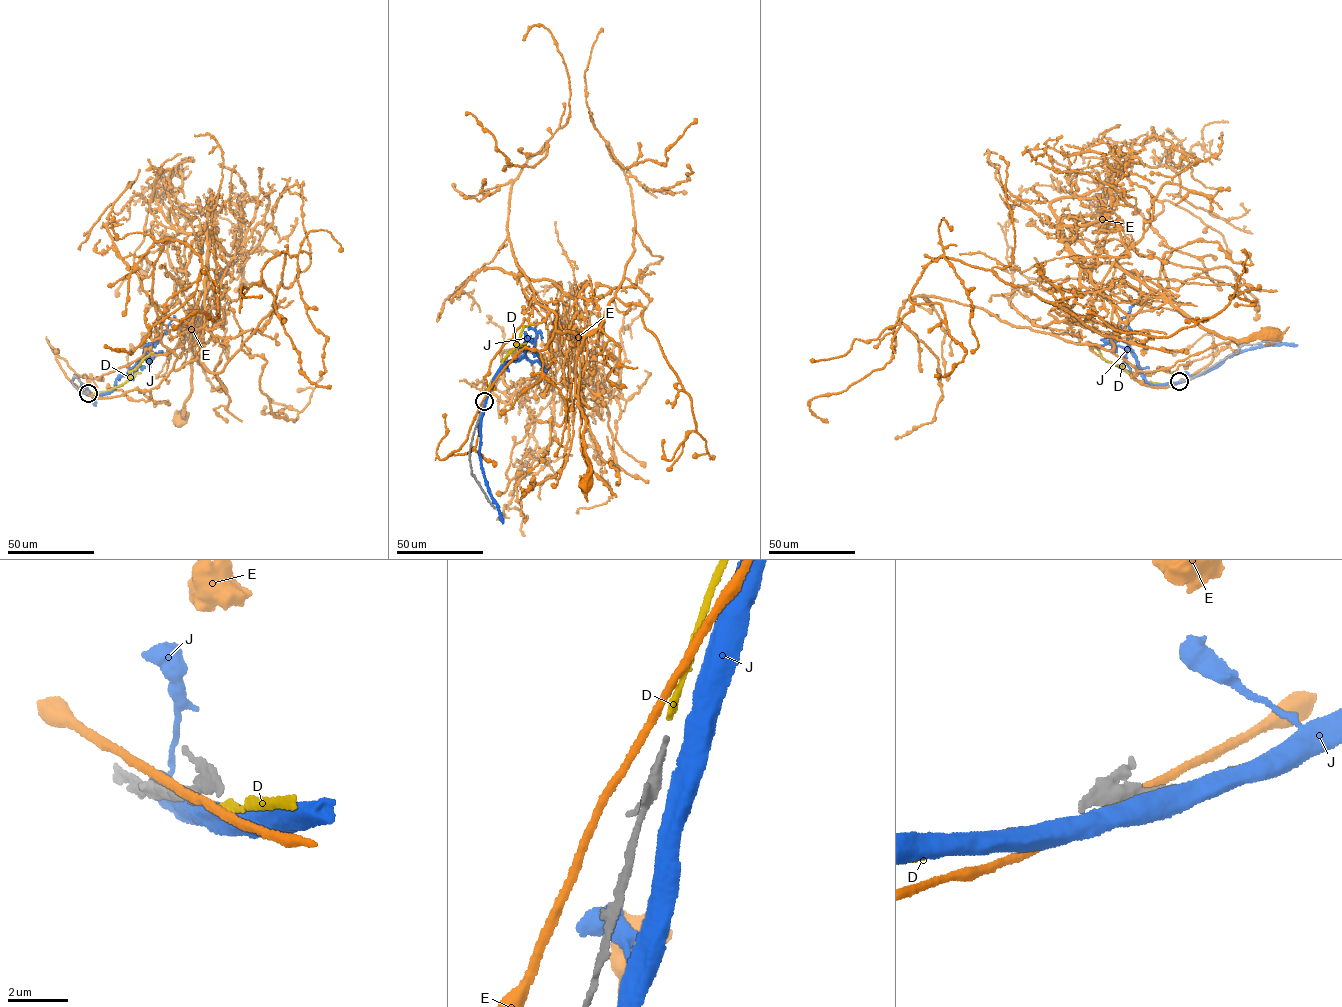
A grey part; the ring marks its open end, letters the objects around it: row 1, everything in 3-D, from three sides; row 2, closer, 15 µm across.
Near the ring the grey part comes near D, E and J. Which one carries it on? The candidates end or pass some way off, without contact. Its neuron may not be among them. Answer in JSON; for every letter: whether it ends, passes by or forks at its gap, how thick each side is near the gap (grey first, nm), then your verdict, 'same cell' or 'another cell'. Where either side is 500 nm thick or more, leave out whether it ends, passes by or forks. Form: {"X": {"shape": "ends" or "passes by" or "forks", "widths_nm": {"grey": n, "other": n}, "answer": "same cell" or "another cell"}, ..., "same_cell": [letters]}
{"D": {"shape": "ends", "widths_nm": {"grey": 220, "other": 260}, "answer": "same cell"}, "E": {"shape": "passes by", "widths_nm": {"grey": 220, "other": 280}, "answer": "another cell"}, "J": {"widths_nm": {"grey": 220, "other": 500}, "answer": "another cell"}, "same_cell": ["D"]}

